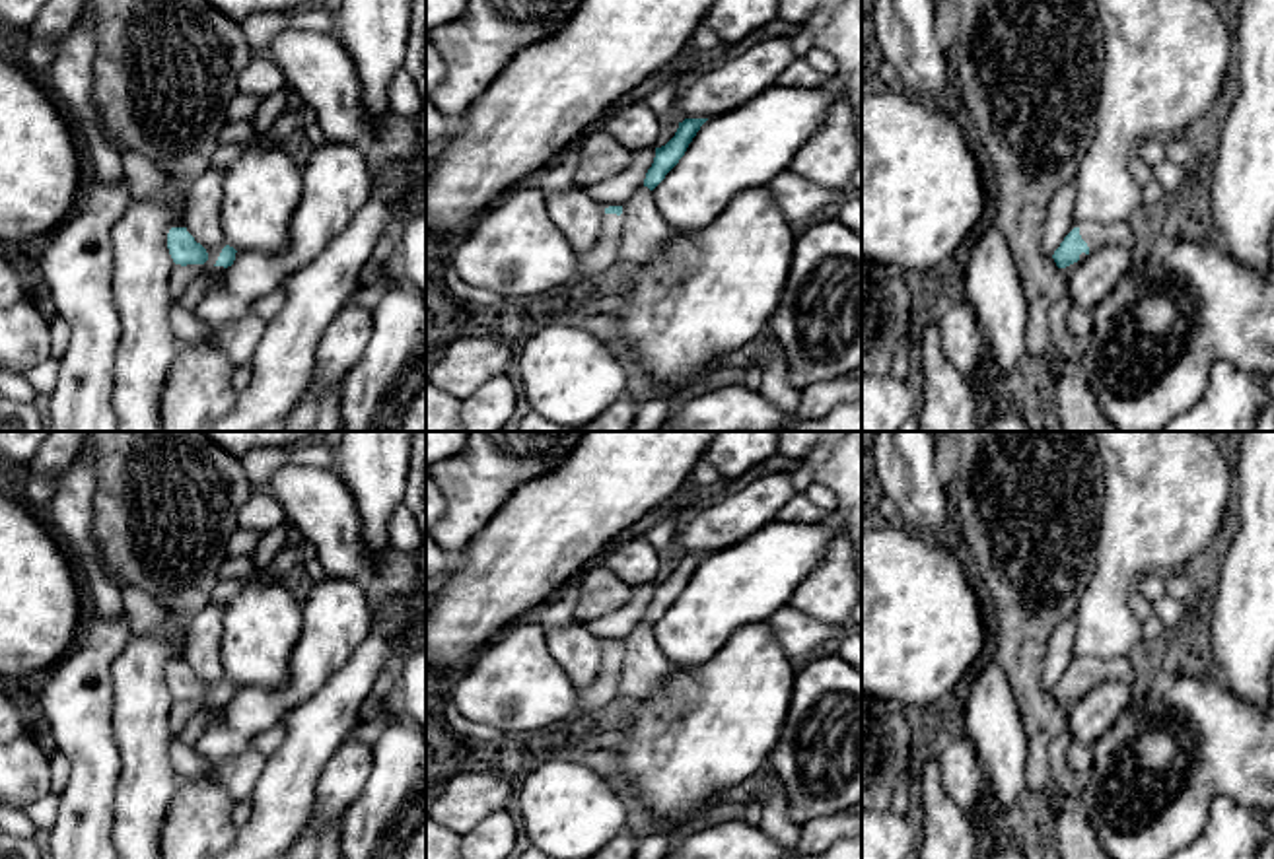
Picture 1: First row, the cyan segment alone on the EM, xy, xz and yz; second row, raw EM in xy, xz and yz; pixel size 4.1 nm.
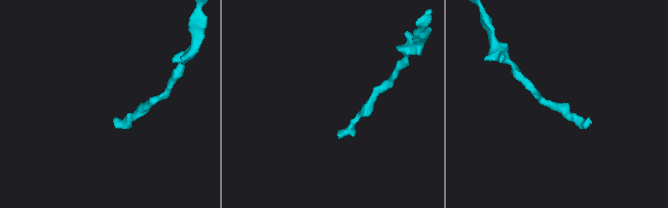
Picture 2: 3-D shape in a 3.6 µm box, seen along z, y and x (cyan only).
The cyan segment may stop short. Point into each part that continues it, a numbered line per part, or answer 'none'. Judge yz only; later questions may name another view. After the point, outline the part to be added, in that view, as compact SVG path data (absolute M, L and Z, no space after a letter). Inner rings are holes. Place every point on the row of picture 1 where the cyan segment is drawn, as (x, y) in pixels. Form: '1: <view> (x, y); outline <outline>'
1: yz (1096, 236); outline M1120 222L1116 227L1083 225L1079 235L1087 243L1089 253L1107 245L1132 249L1134 243L1134 233L1126 222Z

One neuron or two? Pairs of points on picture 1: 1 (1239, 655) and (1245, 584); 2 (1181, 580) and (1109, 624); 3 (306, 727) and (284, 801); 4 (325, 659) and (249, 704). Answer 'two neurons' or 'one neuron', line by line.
1: one neuron
2: two neurons
3: one neuron
4: one neuron

